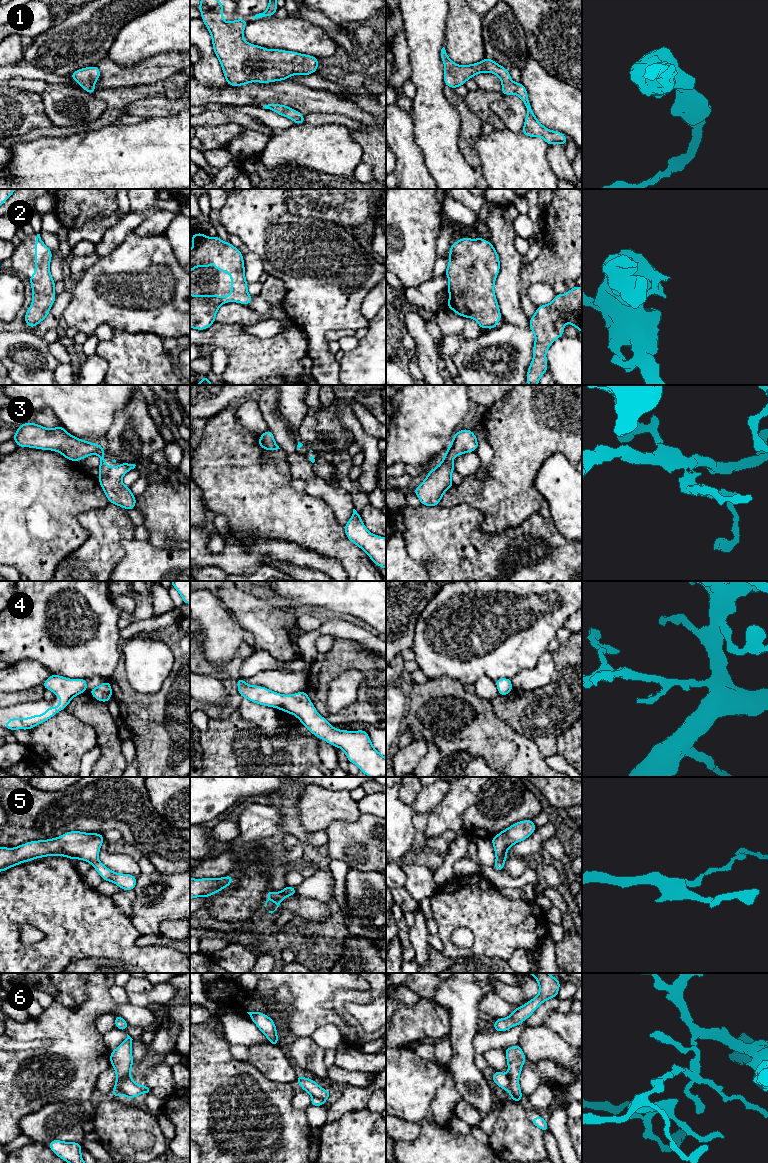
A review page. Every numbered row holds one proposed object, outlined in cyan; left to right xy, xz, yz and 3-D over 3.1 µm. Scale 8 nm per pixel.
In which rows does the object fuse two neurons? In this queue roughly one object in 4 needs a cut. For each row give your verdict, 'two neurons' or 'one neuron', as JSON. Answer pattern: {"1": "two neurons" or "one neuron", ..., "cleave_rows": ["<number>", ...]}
{"1": "one neuron", "2": "one neuron", "3": "one neuron", "4": "one neuron", "5": "one neuron", "6": "two neurons", "cleave_rows": ["6"]}

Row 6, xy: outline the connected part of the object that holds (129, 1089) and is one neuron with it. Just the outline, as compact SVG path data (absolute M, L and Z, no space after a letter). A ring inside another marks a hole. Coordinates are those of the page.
M131 1076L119 1084L119 1092L126 1098L136 1098L142 1093L151 1094L151 1091L151 1088L135 1083Z

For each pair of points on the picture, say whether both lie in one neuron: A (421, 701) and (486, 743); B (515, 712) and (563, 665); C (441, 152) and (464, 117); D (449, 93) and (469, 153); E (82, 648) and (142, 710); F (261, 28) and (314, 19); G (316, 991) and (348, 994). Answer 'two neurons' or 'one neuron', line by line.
A: one neuron
B: one neuron
C: two neurons
D: one neuron
E: two neurons
F: two neurons
G: two neurons

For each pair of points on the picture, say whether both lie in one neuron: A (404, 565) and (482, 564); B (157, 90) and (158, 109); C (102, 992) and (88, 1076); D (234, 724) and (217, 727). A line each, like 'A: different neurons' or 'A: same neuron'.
A: different neurons
B: different neurons
C: same neuron
D: same neuron

